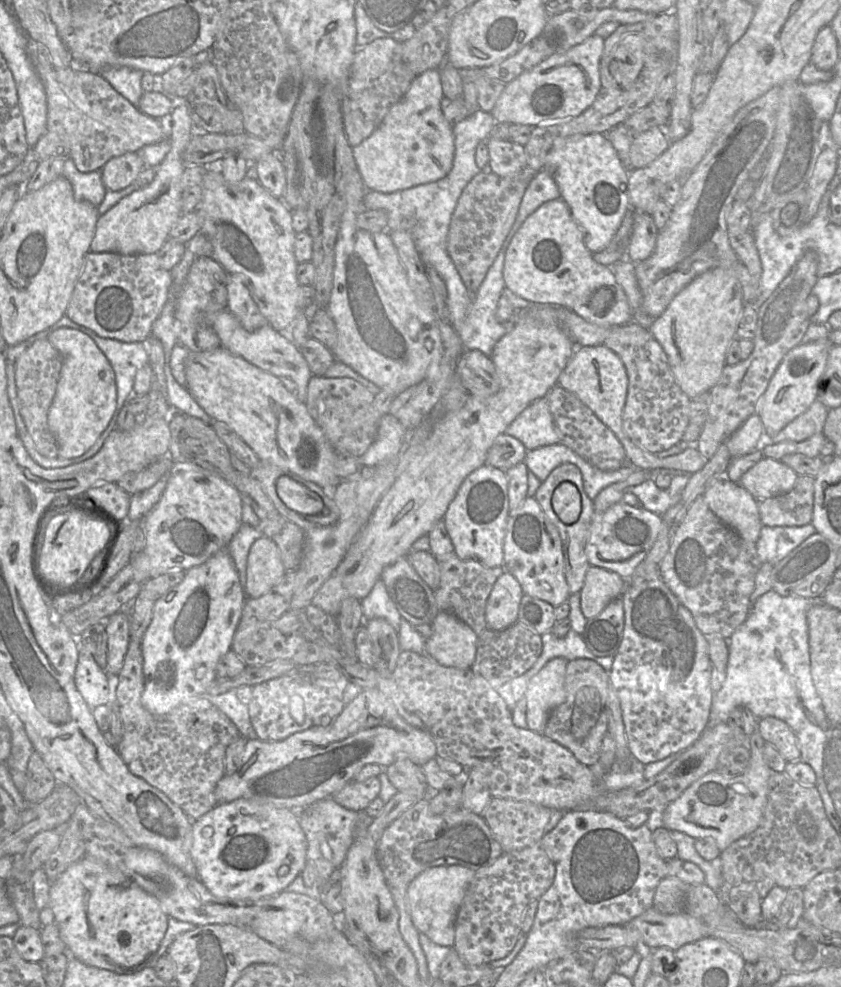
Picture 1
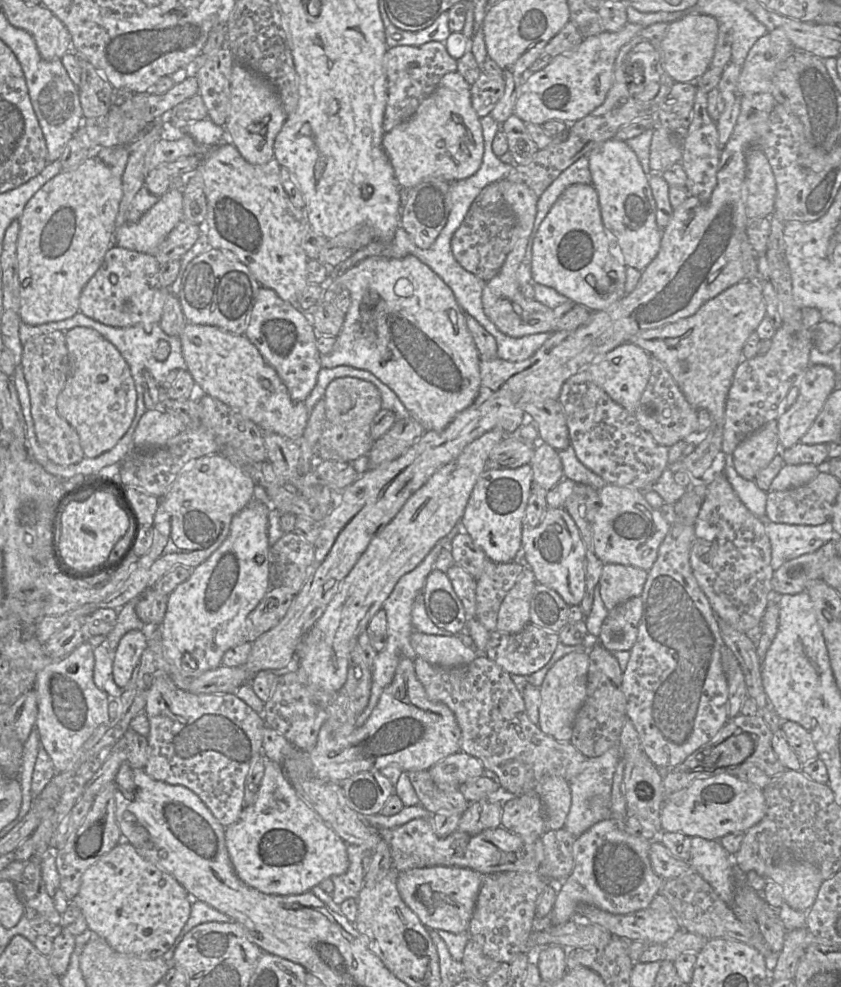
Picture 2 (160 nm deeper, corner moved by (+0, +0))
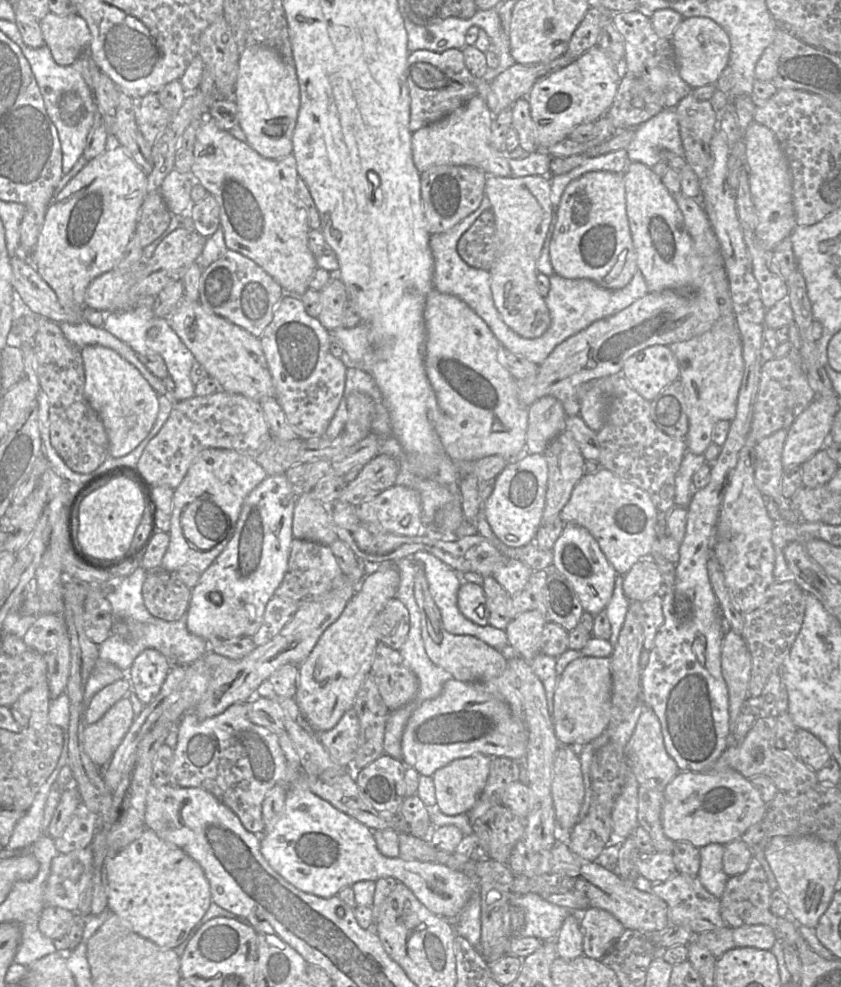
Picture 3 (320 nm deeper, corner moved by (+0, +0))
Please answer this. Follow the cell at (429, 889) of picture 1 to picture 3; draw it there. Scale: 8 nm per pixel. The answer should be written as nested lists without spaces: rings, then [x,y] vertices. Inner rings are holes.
[[[286,730],[279,734],[279,745],[287,762],[285,806],[273,828],[266,830],[260,836],[261,852],[277,873],[296,888],[323,898],[335,896],[344,887],[352,886],[359,881],[377,881],[380,878],[393,877],[406,885],[435,915],[450,921],[458,917],[477,889],[477,883],[471,874],[441,864],[404,860],[400,857],[389,858],[382,855],[376,846],[371,829],[310,790],[303,776],[299,756]]]

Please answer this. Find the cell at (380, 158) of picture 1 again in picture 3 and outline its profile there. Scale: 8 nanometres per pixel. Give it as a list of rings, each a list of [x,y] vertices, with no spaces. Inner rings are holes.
[[[475,95],[466,104],[441,120],[422,127],[412,133],[411,146],[413,161],[420,173],[434,166],[474,166],[486,174],[510,177],[508,152],[499,152],[491,146],[492,112],[480,95]]]

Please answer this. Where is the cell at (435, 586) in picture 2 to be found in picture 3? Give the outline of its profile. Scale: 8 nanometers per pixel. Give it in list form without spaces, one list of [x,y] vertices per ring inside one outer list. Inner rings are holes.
[[[463,581],[458,590],[457,605],[460,612],[470,621],[480,626],[488,625],[489,611],[481,586]]]

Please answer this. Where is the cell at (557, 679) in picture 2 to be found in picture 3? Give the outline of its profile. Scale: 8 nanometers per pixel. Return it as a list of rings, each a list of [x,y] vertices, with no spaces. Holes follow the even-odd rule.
[[[581,657],[571,661],[558,676],[553,696],[552,720],[559,744],[577,748],[598,737],[609,725],[610,696],[609,658]]]

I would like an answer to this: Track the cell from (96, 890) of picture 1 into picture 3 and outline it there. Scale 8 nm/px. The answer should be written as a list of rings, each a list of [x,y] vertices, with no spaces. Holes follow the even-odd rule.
[[[149,829],[116,854],[107,874],[107,909],[160,948],[174,949],[186,941],[212,902],[210,885],[201,866],[181,848]]]

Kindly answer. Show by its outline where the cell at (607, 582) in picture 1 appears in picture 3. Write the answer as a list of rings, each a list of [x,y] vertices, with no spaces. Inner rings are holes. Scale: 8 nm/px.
[[[651,558],[636,562],[621,578],[623,592],[629,602],[643,602],[659,595],[664,588],[662,574]]]

